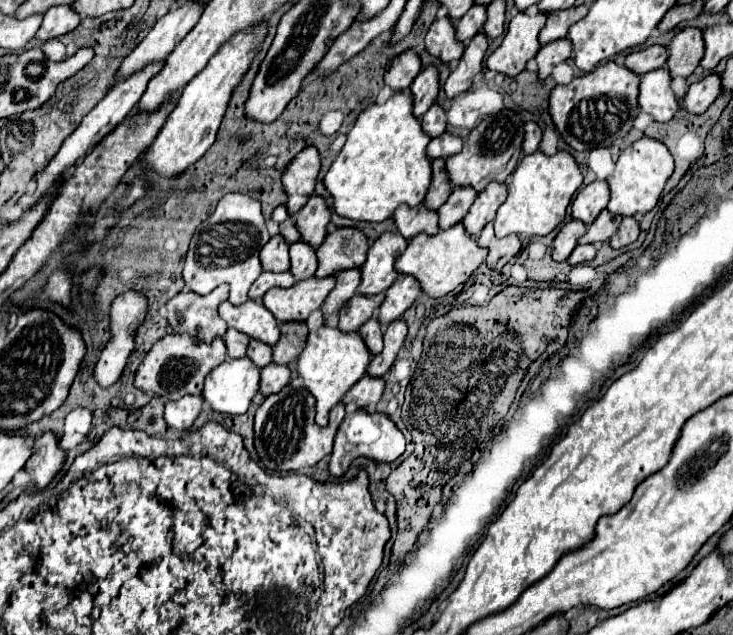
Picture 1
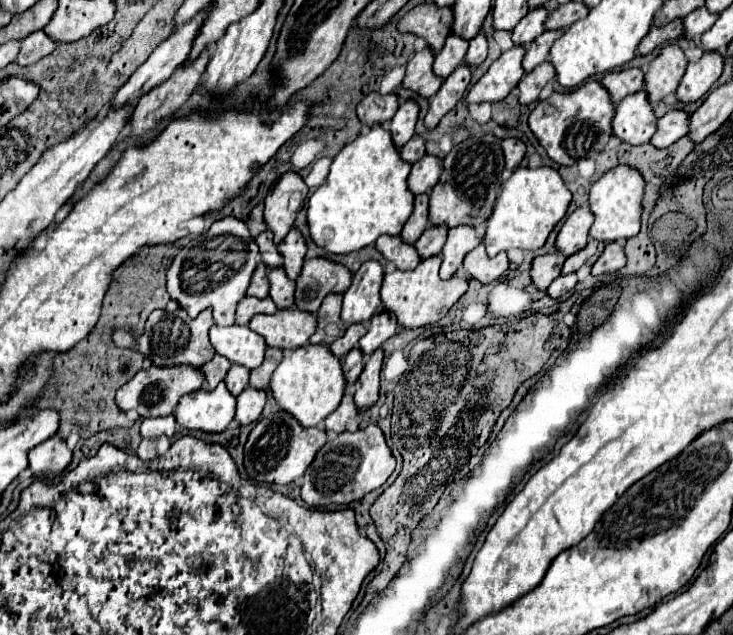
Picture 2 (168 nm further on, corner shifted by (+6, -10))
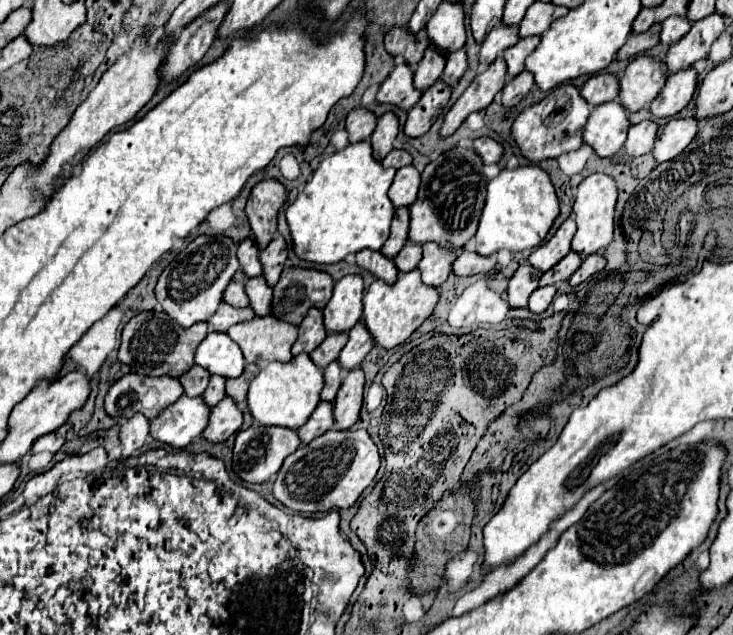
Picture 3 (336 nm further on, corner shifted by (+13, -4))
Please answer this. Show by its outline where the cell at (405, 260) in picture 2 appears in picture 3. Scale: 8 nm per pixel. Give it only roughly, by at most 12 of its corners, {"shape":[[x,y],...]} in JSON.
{"shape":[[380,250],[356,254],[356,264],[388,284],[398,272],[392,258]]}

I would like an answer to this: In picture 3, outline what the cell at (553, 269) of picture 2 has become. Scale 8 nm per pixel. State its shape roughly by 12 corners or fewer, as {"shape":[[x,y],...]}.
{"shape":[[522,264],[508,284],[512,308],[528,304],[542,272]]}

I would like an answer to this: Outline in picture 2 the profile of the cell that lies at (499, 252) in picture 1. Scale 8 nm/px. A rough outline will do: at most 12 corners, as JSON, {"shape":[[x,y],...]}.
{"shape":[[483,244],[471,250],[463,268],[483,284],[497,280],[507,268],[507,254],[489,258]]}

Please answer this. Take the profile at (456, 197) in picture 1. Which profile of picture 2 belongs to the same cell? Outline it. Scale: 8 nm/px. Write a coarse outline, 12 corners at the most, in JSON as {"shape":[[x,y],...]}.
{"shape":[[429,226],[415,242],[419,258],[437,256],[447,230]]}

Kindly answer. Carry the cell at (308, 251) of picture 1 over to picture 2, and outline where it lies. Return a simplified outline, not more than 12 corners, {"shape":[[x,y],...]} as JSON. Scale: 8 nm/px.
{"shape":[[283,268],[269,270],[269,296],[277,310],[291,308],[295,282]]}

